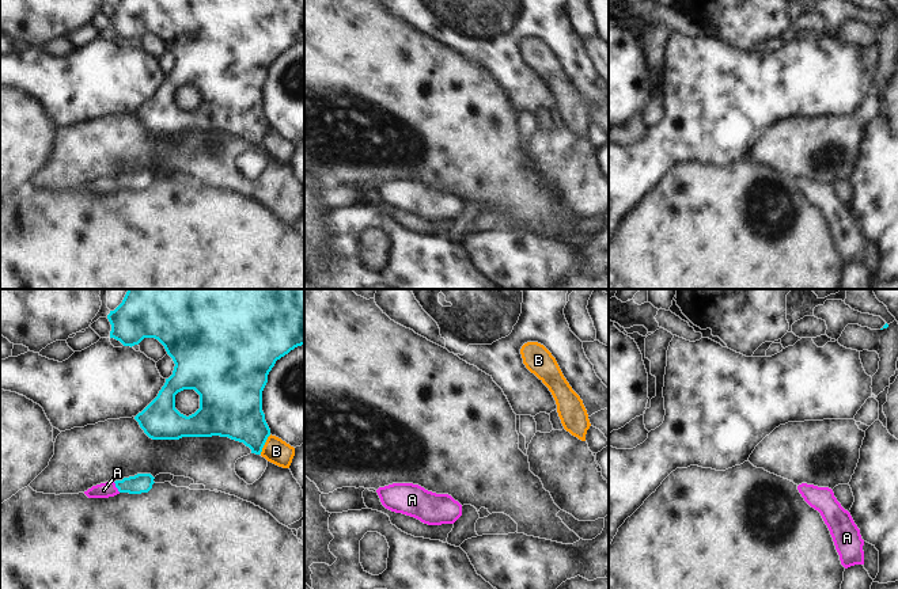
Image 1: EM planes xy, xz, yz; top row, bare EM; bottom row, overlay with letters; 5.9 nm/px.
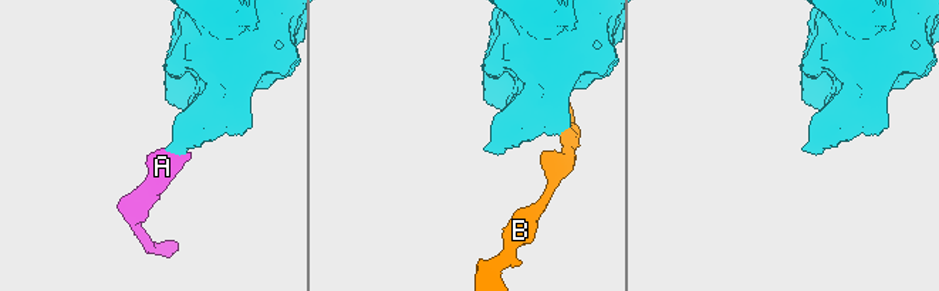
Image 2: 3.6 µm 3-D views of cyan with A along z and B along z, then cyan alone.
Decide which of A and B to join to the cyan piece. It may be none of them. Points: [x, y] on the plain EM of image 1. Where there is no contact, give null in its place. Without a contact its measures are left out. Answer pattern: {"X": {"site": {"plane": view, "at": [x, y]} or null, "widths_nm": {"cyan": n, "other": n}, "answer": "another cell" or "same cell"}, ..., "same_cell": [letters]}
{"A": {"site": {"plane": "xy", "at": [116, 182]}, "widths_nm": {"cyan": 120, "other": 90}, "answer": "same cell"}, "B": {"site": {"plane": "xy", "at": [264, 140]}, "widths_nm": {"cyan": 300, "other": 150}, "answer": "another cell"}, "same_cell": ["A"]}

